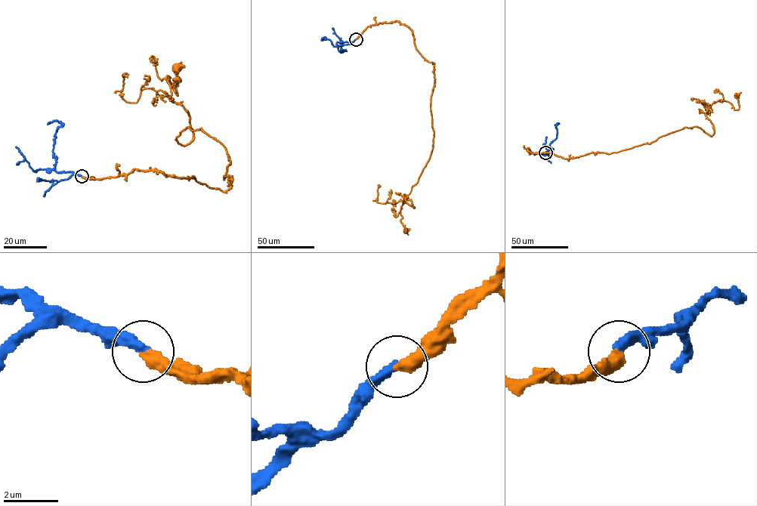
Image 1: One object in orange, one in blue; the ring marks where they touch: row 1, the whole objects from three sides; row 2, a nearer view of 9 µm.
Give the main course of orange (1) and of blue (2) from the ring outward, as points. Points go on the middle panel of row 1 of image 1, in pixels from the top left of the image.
1: (356, 38), (368, 26), (399, 21), (434, 64), (433, 149), (406, 198), (414, 208), (403, 201), (406, 230)
2: (356, 38), (350, 43), (342, 43), (341, 50), (346, 50), (341, 52), (338, 48)

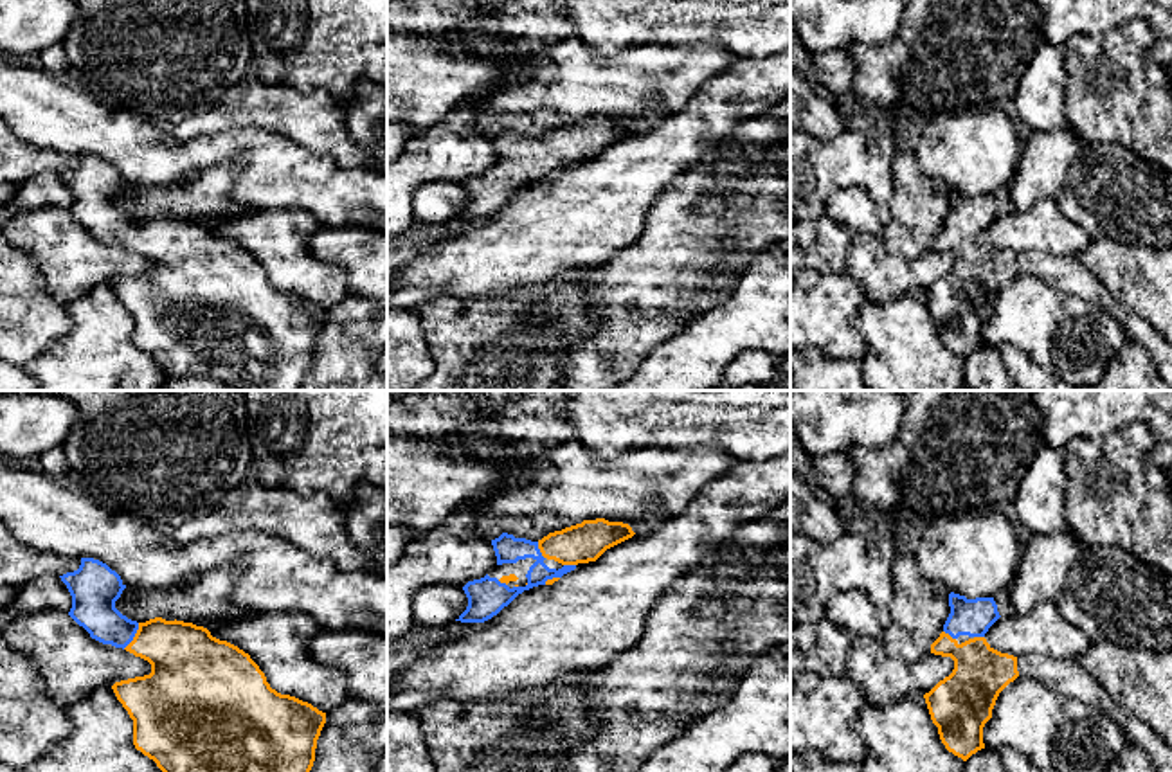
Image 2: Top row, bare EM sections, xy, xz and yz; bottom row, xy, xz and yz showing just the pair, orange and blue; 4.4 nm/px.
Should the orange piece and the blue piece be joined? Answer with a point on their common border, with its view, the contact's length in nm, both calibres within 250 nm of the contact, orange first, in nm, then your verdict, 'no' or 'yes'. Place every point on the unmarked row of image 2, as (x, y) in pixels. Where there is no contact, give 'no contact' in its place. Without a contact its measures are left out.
xy (135, 233) | 140 nm | 320/190 nm | yes

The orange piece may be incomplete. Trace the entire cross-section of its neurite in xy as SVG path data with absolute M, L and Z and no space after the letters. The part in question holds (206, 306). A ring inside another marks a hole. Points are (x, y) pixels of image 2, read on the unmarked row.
M81 155L74 169L59 173L72 193L68 212L83 223L92 236L122 245L151 261L151 270L112 283L117 297L133 317L133 342L171 376L209 376L236 390L299 390L315 358L315 346L326 320L326 310L290 292L270 284L265 270L238 243L220 238L203 223L162 214L137 220L115 205L126 182L106 160Z

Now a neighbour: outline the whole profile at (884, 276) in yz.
M855 234L844 272L855 279L871 302L889 302L929 290L954 266L951 254L927 250L916 257L893 254L871 234Z

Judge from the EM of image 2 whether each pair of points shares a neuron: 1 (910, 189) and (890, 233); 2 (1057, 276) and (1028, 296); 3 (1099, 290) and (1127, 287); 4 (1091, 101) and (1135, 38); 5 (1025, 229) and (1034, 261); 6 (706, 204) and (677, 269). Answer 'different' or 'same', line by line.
1: same
2: different
3: different
4: same
5: different
6: different

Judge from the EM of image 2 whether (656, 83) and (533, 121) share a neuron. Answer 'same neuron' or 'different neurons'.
same neuron

